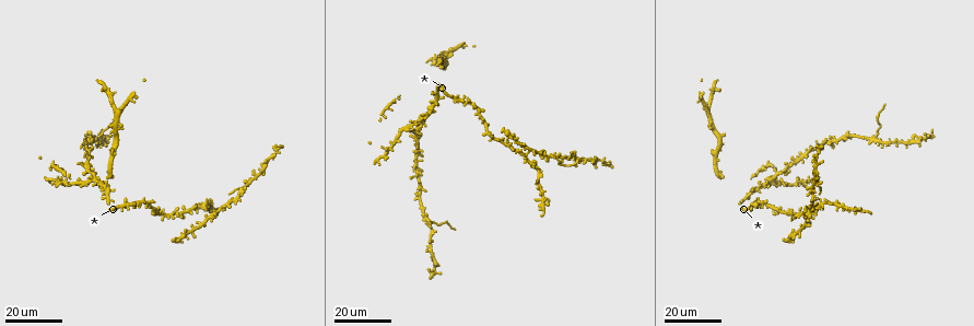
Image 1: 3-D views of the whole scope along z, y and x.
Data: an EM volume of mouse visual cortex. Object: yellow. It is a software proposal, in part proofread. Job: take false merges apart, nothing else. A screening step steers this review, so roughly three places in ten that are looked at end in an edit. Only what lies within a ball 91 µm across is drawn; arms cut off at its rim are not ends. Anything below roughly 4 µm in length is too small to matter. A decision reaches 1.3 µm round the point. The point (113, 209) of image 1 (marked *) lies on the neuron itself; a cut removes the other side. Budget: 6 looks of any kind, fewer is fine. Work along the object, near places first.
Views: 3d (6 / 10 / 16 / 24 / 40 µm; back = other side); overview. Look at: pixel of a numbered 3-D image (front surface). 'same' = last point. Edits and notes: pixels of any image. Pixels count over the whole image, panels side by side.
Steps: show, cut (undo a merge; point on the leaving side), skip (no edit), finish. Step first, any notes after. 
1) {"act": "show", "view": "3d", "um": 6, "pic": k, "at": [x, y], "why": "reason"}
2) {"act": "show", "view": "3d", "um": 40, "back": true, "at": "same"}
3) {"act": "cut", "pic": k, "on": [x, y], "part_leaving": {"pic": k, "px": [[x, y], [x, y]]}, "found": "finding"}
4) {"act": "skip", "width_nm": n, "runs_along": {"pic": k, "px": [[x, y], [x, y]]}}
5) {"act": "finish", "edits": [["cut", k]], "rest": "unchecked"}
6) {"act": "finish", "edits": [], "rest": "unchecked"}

{"act": "show", "view": "3d", "um": 24, "pic": 1, "at": [814, 184], "why": "four-way junction"}

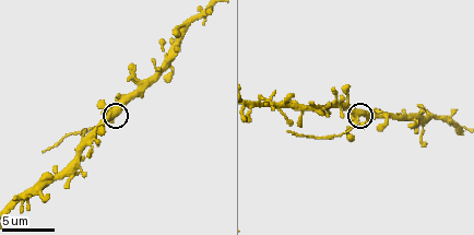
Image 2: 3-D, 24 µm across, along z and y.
{"act": "show", "view": "3d", "um": 6, "pic": 2, "at": [115, 107]}

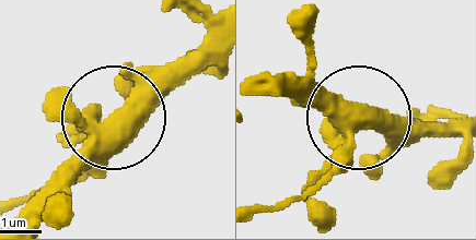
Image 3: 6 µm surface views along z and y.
{"act": "cut", "pic": 3, "on": [318, 188], "width_nm": 520, "part_leaving": {"pic": 3, "px": [[347, 142], [305, 190], [264, 207]]}, "found": "a second neuron is stuck on"}

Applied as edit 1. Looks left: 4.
{"act": "show", "view": "3d", "um": 16, "pic": 1, "at": [205, 203], "why": "looks like a crossing"}

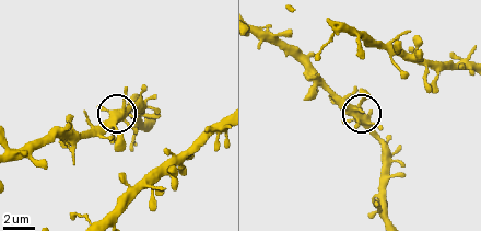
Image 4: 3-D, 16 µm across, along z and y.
{"act": "show", "view": "3d", "um": 10, "pic": 4, "at": [114, 122], "why": "closer look"}

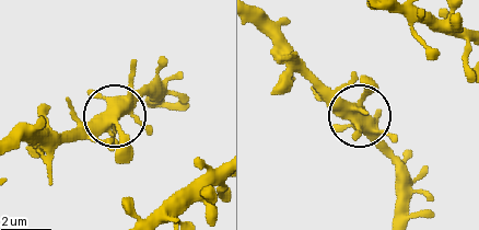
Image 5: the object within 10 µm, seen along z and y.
{"act": "skip", "found": "continuous, no second neuron"}

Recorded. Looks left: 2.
{"act": "show", "view": "3d", "um": 24, "pic": 1, "at": [98, 137]}

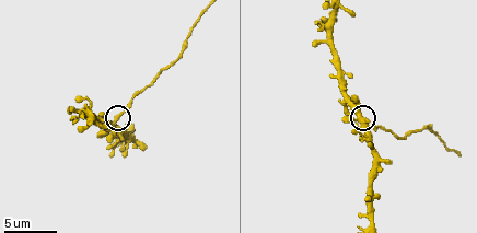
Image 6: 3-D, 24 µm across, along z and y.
{"act": "show", "view": "3d", "um": 6, "pic": 6, "at": [116, 116]}

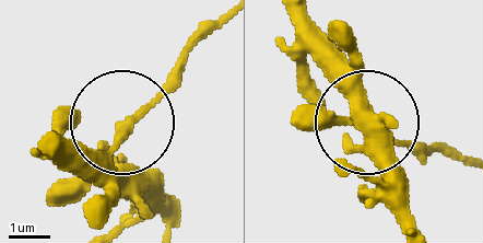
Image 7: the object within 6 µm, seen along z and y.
{"act": "cut", "pic": 7, "on": [137, 111], "part_leaving": {"pic": 7, "px": [[113, 141], [176, 61], [218, 30]]}, "found": "two neurons meet here"}

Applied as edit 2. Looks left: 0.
{"act": "finish", "edits": [["cut", 3], ["cut", 7]], "rest": "unchecked"}

